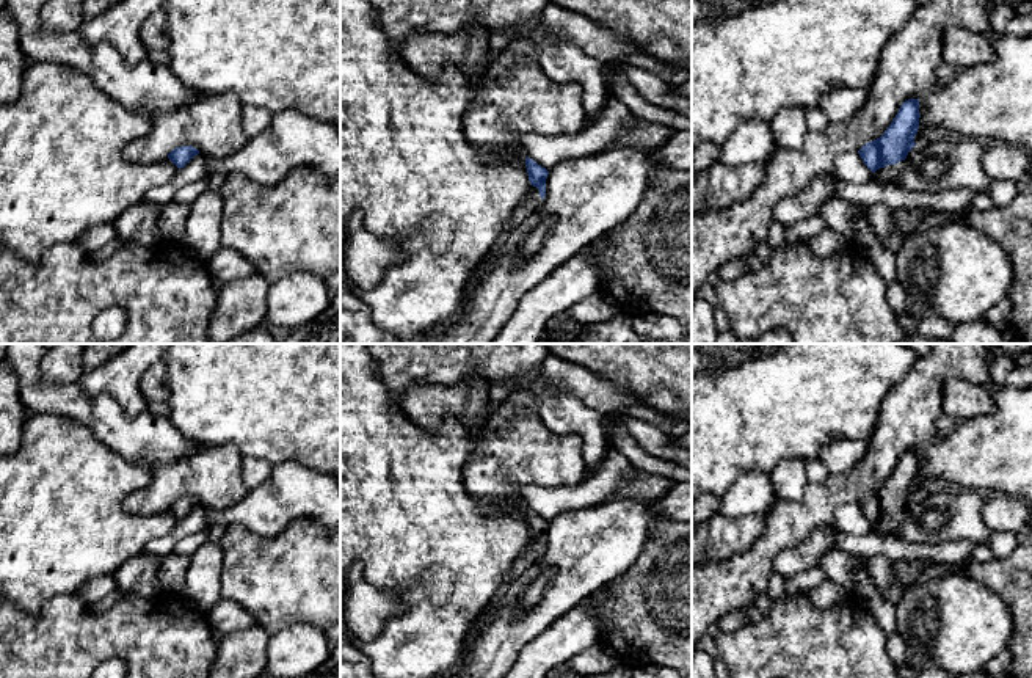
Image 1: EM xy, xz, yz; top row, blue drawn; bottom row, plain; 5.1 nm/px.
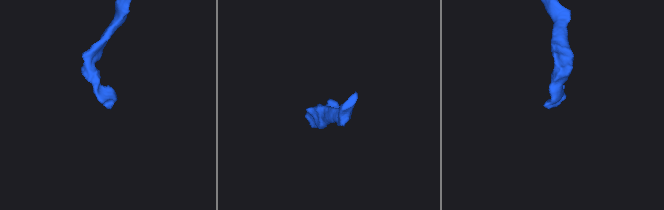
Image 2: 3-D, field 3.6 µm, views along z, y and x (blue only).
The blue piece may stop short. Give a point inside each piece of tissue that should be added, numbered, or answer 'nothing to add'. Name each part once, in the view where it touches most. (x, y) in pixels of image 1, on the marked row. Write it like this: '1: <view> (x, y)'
1: yz (888, 174)

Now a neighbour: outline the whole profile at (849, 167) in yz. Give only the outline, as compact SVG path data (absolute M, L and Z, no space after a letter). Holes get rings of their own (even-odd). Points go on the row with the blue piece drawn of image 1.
M858 151L836 155L831 176L850 184L866 184L874 179L874 173L864 165Z

